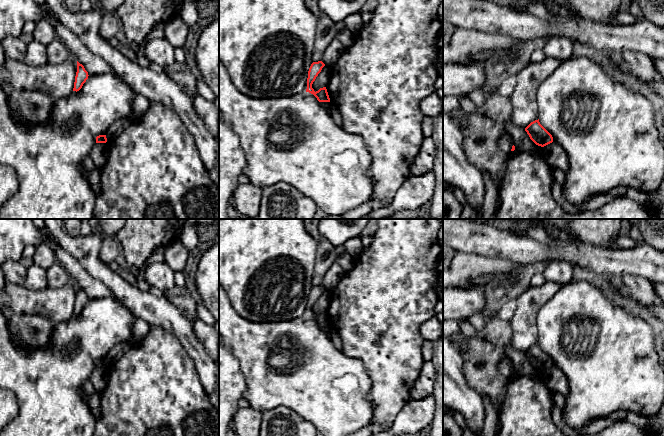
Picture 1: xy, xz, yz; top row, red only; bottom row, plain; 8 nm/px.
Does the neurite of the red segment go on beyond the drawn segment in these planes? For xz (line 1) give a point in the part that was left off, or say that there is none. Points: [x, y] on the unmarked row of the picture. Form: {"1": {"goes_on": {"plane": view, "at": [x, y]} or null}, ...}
{"1": {"goes_on": null}}

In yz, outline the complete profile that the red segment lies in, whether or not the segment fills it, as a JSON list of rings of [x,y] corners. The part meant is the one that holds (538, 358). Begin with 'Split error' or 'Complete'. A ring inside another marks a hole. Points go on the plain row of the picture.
Complete. [[[539,343],[531,346],[525,355],[538,370],[544,371],[553,366],[552,359],[540,348]]]

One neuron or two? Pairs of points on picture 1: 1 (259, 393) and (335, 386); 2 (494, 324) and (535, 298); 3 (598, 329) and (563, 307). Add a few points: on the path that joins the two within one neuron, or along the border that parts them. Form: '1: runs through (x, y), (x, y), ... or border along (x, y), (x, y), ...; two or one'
1: runs through (278, 386), (316, 386); one
2: border along (509, 321), (511, 328), (510, 345); two
3: runs through (589, 324), (583, 318), (572, 313); one

